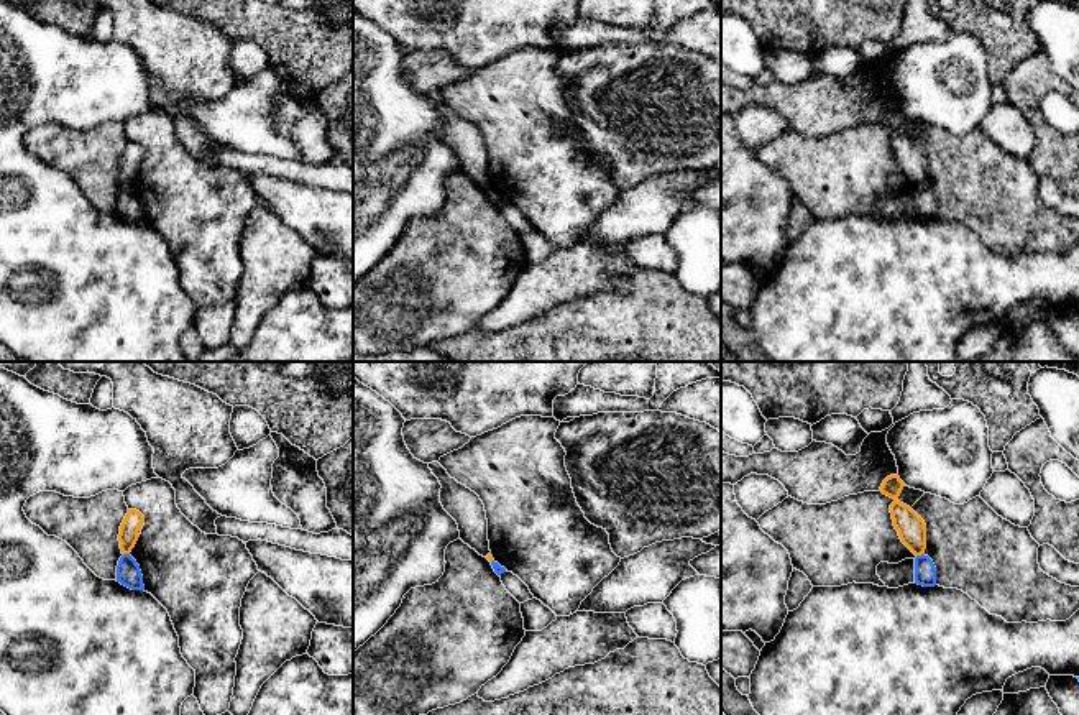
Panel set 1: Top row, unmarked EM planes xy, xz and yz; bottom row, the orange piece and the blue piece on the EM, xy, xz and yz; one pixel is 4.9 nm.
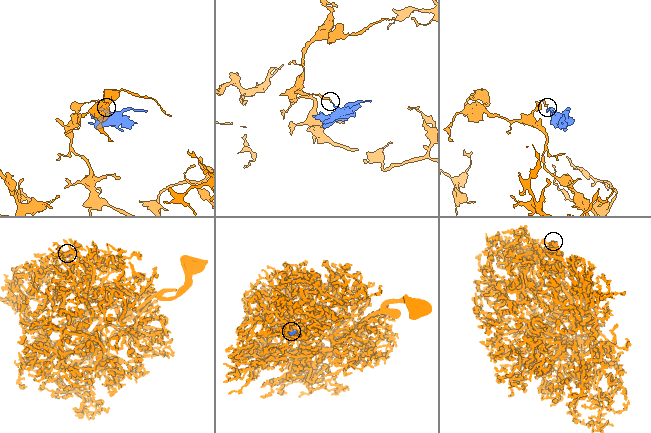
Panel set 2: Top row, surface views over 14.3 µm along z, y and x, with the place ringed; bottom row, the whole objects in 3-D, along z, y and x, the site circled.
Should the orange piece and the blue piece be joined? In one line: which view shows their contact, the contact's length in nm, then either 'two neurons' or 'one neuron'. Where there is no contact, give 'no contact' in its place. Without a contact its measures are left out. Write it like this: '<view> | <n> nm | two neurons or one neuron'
yz | 40 nm | two neurons

